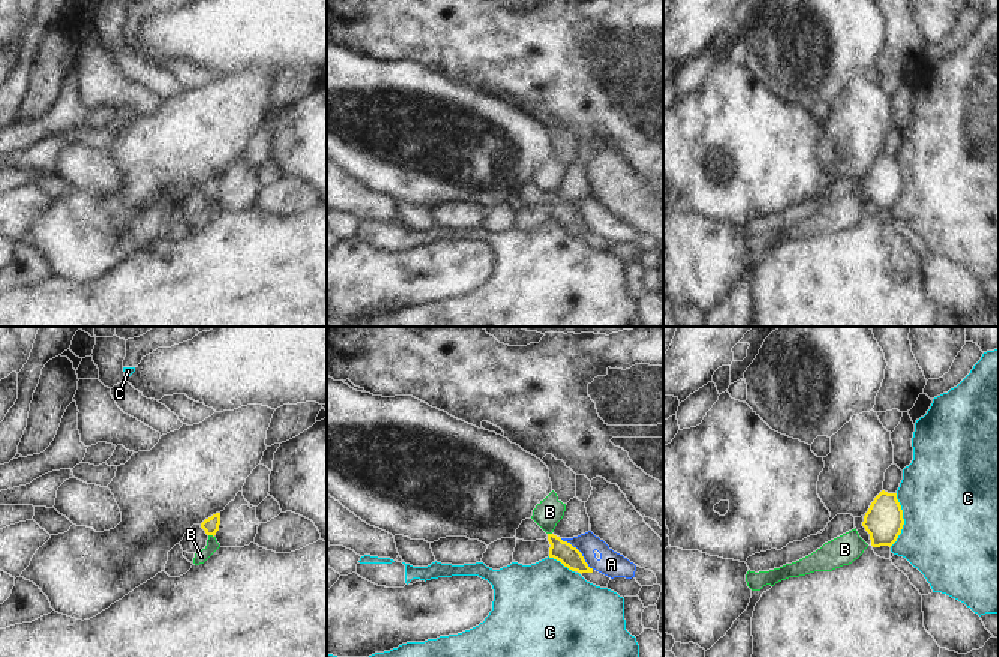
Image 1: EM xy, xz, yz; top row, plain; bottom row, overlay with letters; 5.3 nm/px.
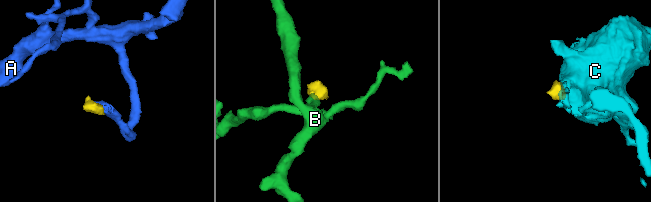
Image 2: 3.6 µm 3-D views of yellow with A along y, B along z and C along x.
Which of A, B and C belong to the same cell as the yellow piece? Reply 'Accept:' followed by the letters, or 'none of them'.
Accept: B

